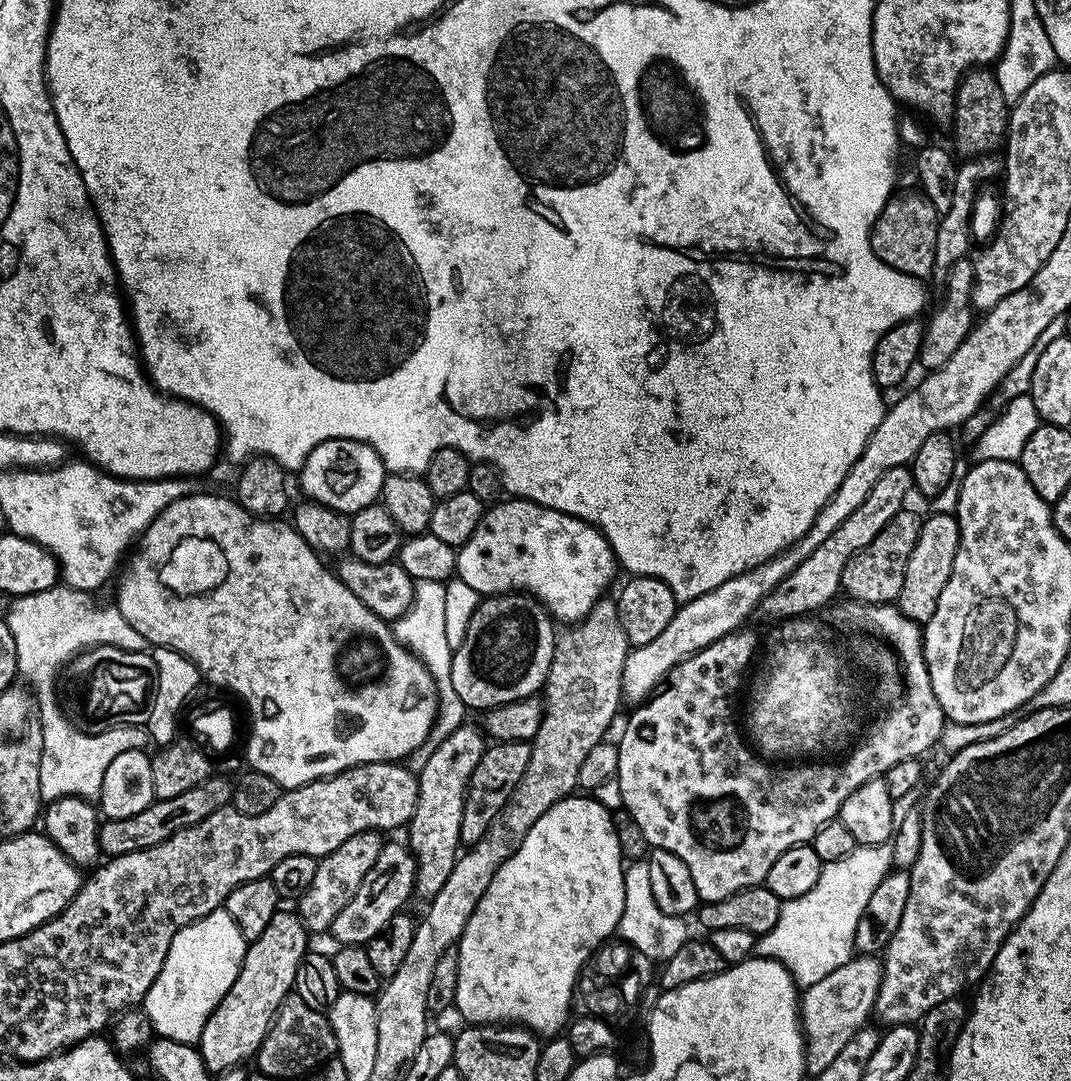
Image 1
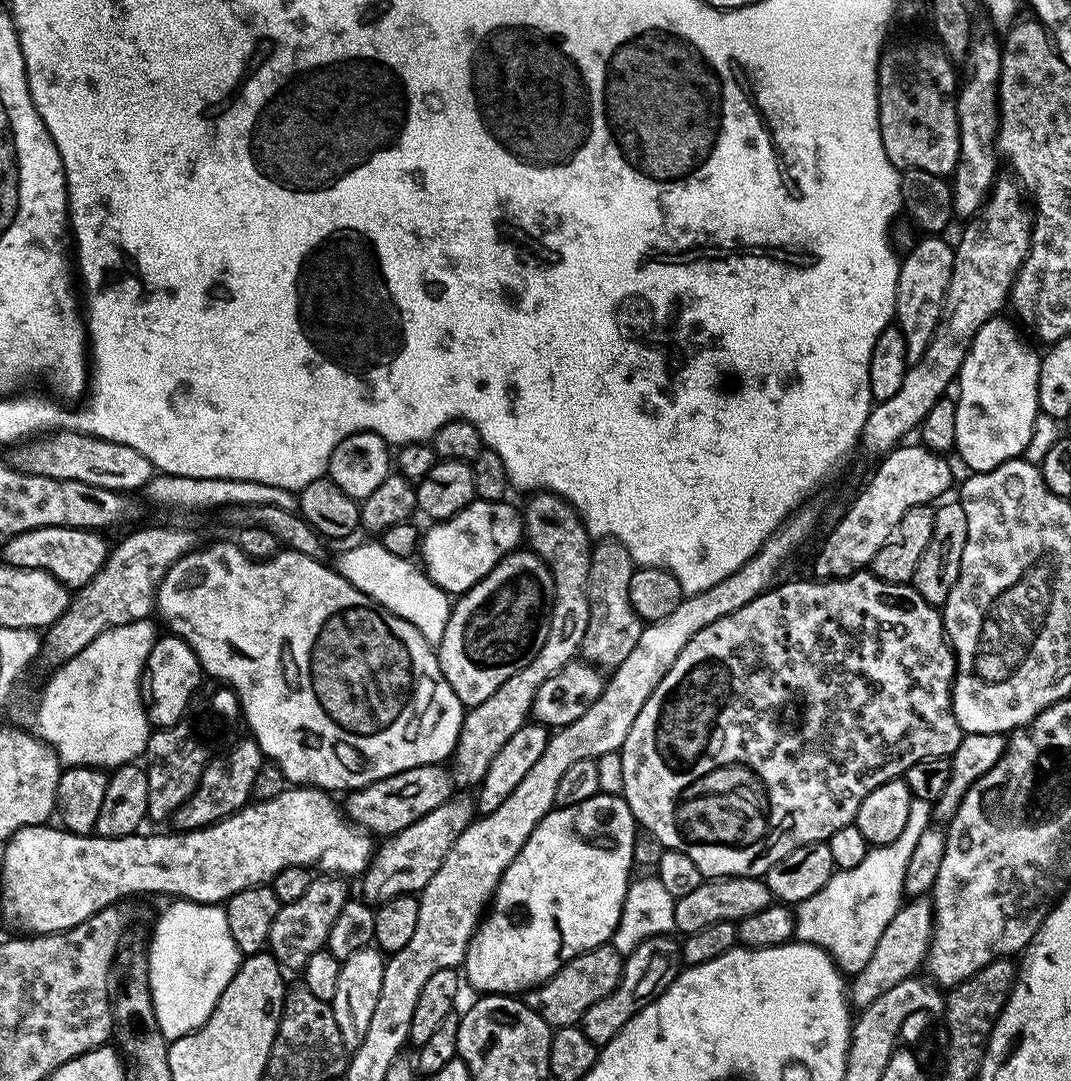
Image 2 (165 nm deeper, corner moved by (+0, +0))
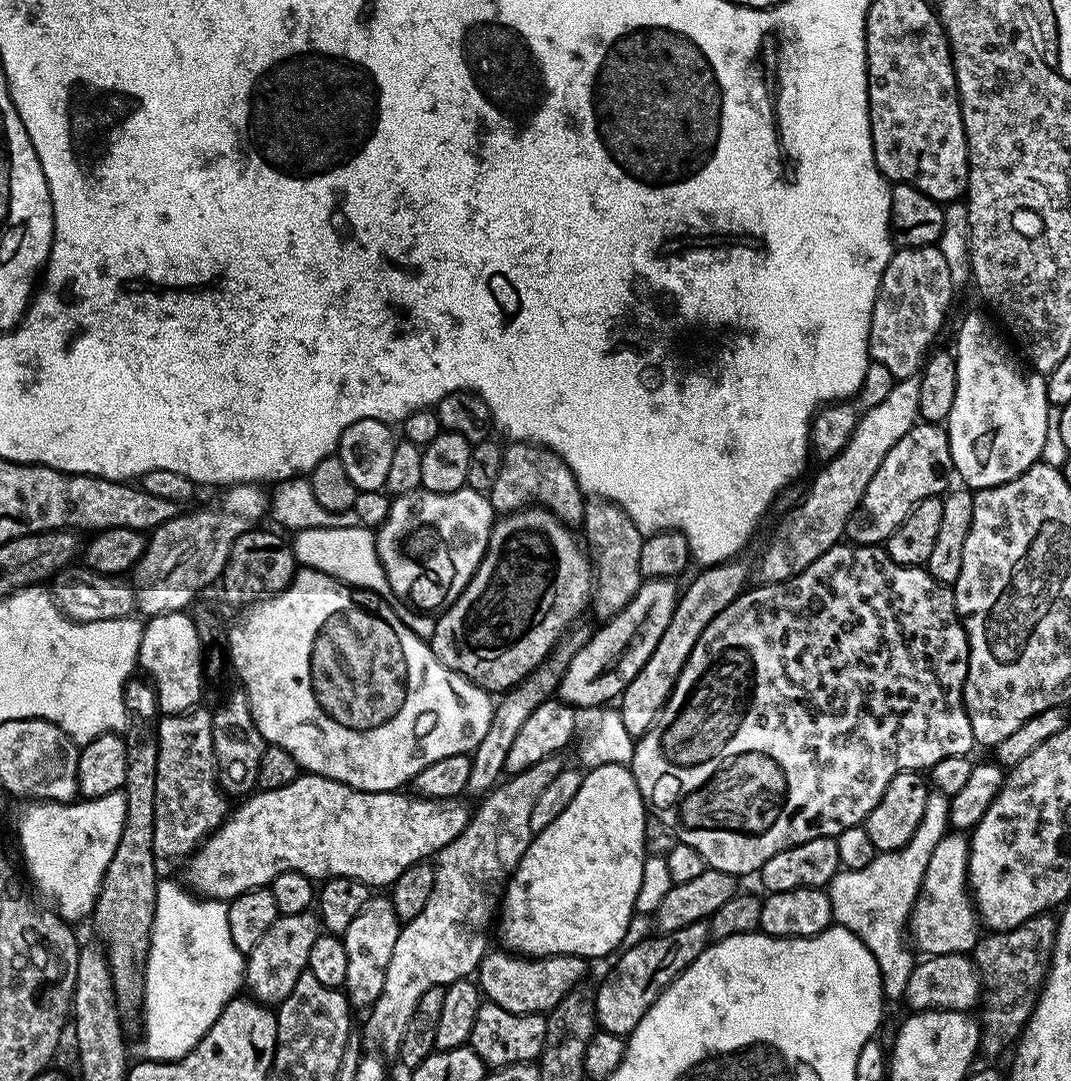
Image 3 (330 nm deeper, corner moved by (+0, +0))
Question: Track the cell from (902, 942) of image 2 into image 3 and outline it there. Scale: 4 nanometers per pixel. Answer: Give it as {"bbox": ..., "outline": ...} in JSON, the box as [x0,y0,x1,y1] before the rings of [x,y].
{"bbox":[907,834,982,957],"outline":[[[964,834],[943,836],[938,846],[934,846],[930,862],[926,862],[926,874],[920,883],[920,893],[916,896],[907,927],[915,951],[924,952],[920,954],[925,957],[971,953],[982,935],[980,917],[976,915],[976,905],[968,886],[968,841],[969,837]]]}

